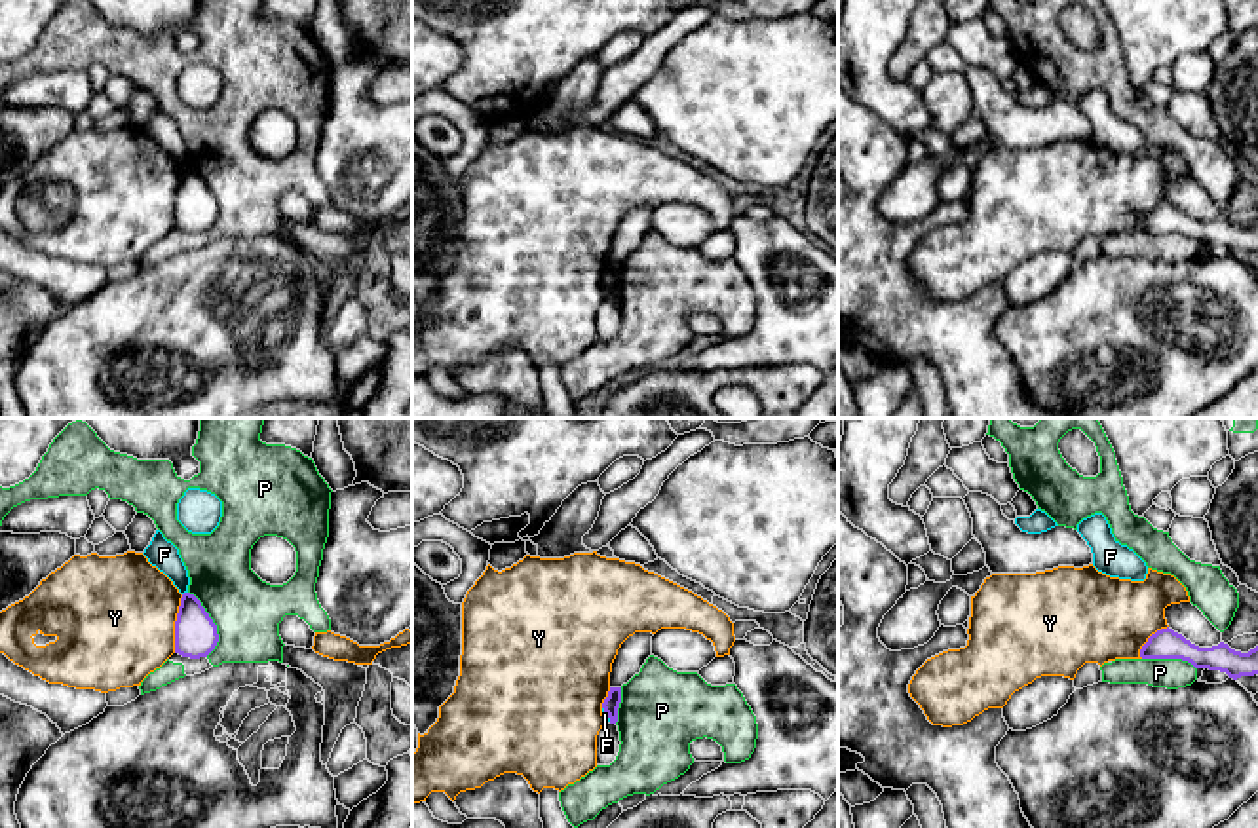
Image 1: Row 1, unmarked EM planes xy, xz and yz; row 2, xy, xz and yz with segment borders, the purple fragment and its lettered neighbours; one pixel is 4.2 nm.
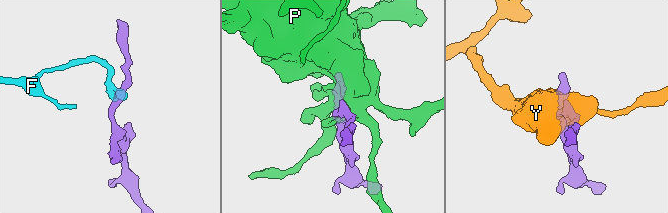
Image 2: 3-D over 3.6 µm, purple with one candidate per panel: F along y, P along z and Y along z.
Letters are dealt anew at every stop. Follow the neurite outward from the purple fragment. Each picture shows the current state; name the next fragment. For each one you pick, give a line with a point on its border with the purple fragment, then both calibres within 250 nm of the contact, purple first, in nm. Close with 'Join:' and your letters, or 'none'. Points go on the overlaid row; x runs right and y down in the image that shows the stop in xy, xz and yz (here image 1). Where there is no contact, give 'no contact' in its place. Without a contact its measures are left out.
Join: none

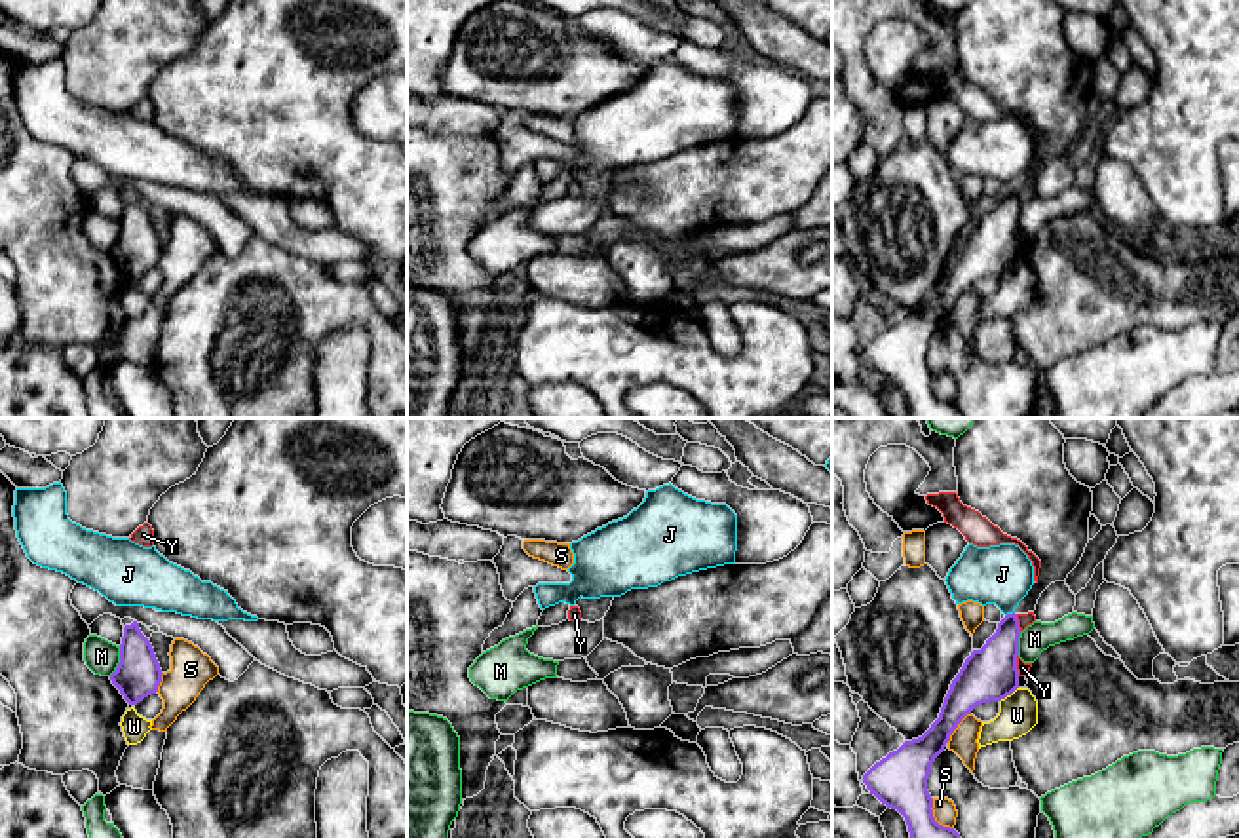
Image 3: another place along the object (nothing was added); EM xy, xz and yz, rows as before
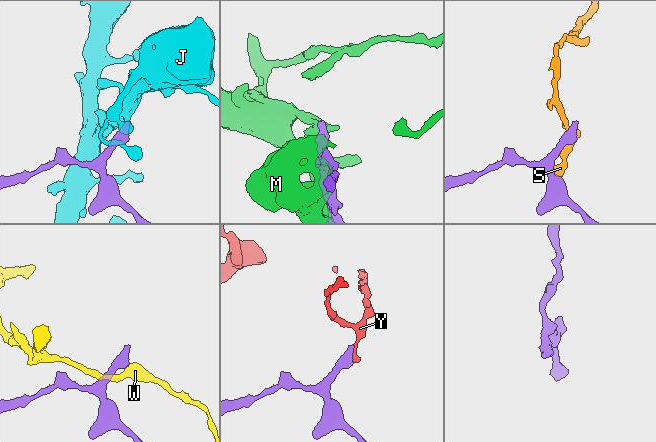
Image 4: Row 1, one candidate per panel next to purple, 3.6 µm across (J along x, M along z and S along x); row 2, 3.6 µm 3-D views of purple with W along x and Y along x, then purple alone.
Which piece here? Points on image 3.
J: contact yz (1010, 614); calibres 200 and 260 nm
Join: J

